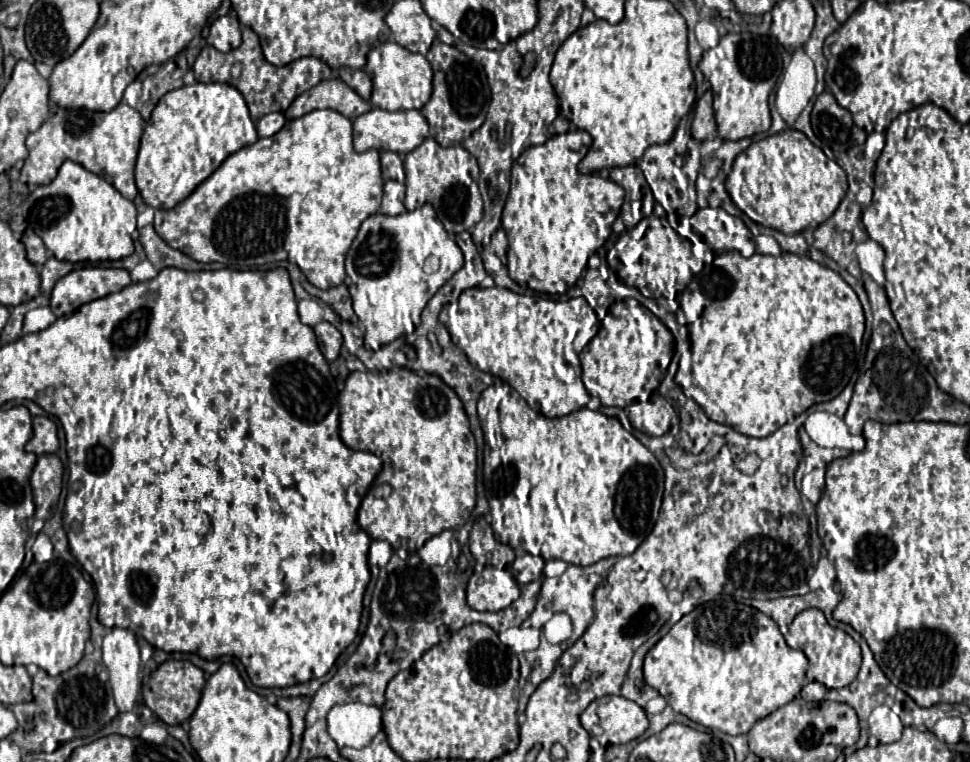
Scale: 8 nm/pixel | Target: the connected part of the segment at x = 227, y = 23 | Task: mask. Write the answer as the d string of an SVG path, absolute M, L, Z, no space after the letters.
M226 15L226 17L218 17L212 27L210 27L210 35L208 35L208 45L216 47L218 51L232 51L242 43L240 37L240 21L236 15Z

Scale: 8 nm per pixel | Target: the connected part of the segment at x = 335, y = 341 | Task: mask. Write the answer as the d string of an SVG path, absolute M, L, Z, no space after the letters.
M320 321L320 323L316 323L314 333L316 333L318 345L320 345L324 357L330 363L336 361L338 355L340 355L340 349L342 349L342 335L340 335L340 331L334 325L330 325L328 321Z

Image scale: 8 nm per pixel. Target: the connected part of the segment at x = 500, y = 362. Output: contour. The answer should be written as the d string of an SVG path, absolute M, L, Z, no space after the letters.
M472 287L464 291L458 301L443 307L439 321L445 325L452 335L454 345L466 353L472 365L476 365L484 373L496 375L502 381L506 381L510 387L514 387L520 393L520 397L534 411L540 411L546 417L564 417L572 411L586 407L586 403L590 401L590 395L580 379L582 371L580 371L578 353L598 333L600 321L584 297L576 297L568 301L550 301L542 297L518 295L502 287L492 287L492 289Z

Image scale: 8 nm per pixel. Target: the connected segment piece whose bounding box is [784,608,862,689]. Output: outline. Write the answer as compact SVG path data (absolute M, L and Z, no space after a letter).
M810 608L796 615L784 637L788 646L804 651L808 661L812 663L806 673L808 681L818 681L824 683L828 689L836 689L846 687L856 679L862 661L860 645L848 633L830 627L824 613L819 609Z

